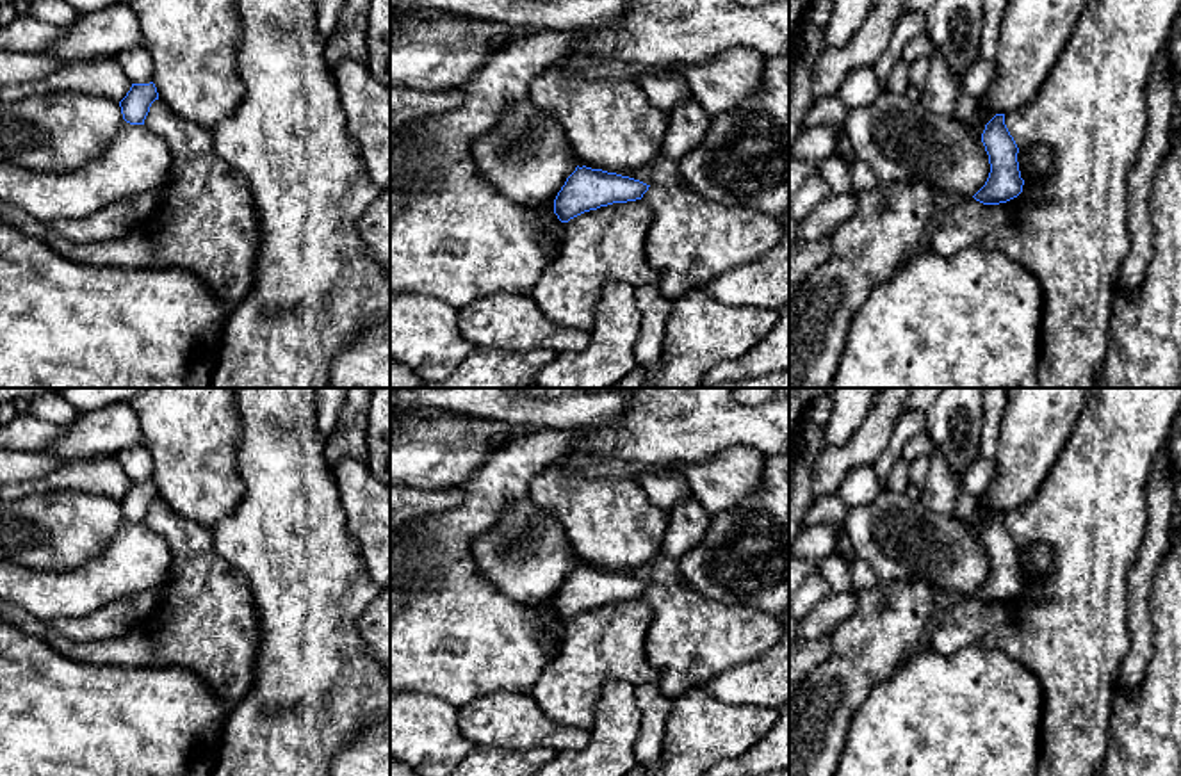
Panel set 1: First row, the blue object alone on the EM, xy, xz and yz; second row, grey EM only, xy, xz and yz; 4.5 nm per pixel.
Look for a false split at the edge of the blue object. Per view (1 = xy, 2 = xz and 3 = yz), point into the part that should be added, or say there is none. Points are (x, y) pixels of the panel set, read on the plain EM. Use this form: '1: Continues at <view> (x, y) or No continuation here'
1: No continuation here
2: No continuation here
3: No continuation here

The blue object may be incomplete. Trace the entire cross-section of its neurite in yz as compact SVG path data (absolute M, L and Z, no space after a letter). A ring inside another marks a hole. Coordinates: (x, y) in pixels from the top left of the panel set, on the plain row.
M996 513L981 532L990 571L985 584L973 594L983 603L999 603L1022 591L1017 552L1019 546L1005 523L1005 513Z

